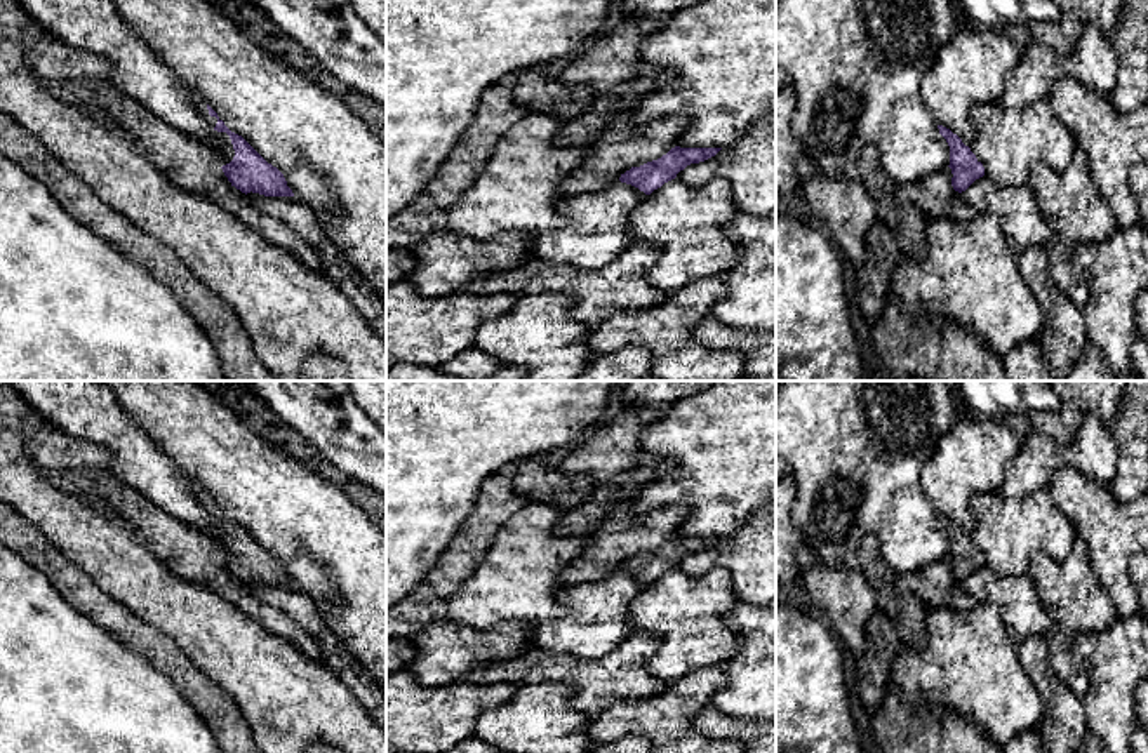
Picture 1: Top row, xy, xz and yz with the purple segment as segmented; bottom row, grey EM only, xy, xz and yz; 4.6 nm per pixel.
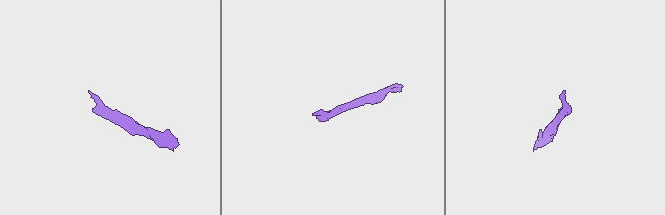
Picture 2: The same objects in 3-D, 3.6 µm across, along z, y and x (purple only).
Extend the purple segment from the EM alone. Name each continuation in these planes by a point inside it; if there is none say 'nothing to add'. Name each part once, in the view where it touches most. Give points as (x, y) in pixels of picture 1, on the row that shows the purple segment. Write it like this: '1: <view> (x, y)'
1: xy (221, 143)

